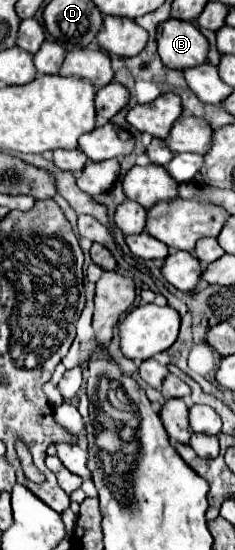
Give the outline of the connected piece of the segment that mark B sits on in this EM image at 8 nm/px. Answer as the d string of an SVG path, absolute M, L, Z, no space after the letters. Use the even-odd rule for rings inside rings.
M168 19L160 23L156 31L156 43L162 63L170 69L184 71L206 63L208 41L200 29L188 21Z

